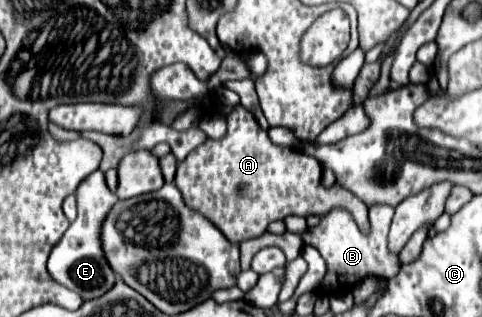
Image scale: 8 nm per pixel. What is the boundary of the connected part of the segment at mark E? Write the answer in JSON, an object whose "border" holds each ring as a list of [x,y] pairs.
{"border":[[[94,171],[76,189],[76,201],[78,201],[78,219],[68,227],[62,239],[54,245],[48,259],[48,273],[52,275],[54,281],[78,293],[84,301],[88,301],[104,295],[116,283],[116,275],[112,267],[108,267],[108,261],[104,259],[104,249],[100,243],[100,227],[108,217],[110,207],[116,203],[116,195],[106,187],[104,173]]]}

